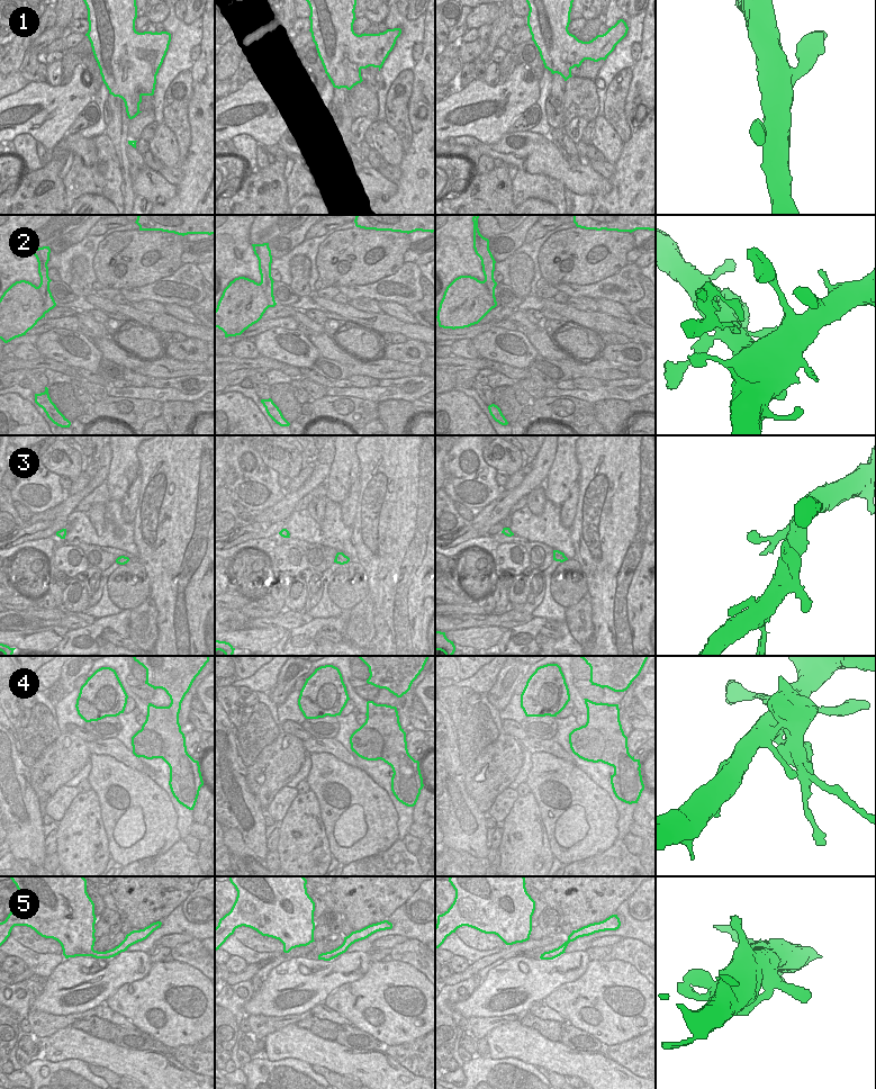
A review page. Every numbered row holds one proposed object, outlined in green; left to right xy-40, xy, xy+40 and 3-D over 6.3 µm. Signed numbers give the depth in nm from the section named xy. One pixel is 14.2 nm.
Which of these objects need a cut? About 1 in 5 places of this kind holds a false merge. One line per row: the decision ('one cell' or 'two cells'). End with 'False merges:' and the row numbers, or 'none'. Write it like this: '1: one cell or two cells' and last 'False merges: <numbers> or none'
1: one cell
2: two cells
3: one cell
4: two cells
5: one cell
False merges: 2, 4

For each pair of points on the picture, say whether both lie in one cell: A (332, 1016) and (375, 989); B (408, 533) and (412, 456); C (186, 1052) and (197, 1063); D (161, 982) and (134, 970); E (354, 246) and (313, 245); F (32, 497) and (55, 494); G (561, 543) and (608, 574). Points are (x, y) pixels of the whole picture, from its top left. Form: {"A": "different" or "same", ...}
{"A": "different", "B": "same", "C": "same", "D": "different", "E": "different", "F": "same", "G": "different"}

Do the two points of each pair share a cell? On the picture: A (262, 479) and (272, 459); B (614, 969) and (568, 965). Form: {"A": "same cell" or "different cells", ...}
{"A": "different cells", "B": "different cells"}

